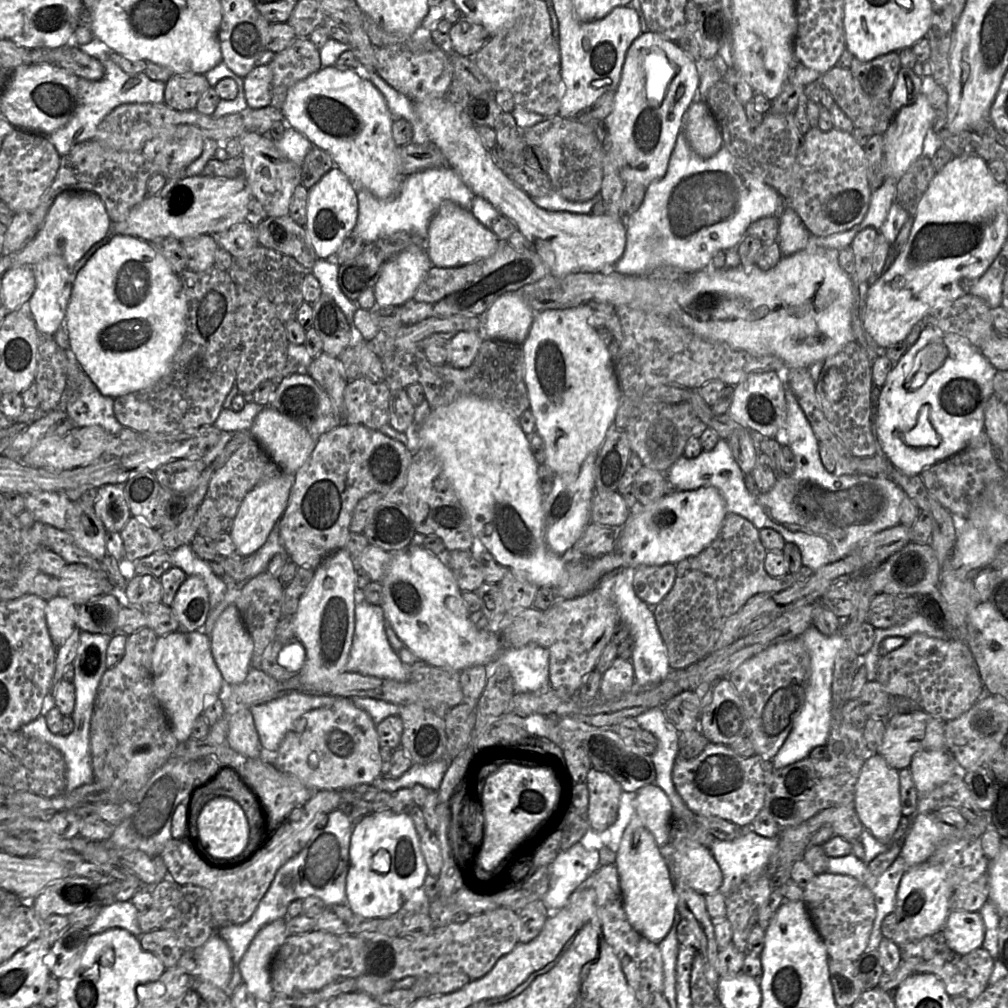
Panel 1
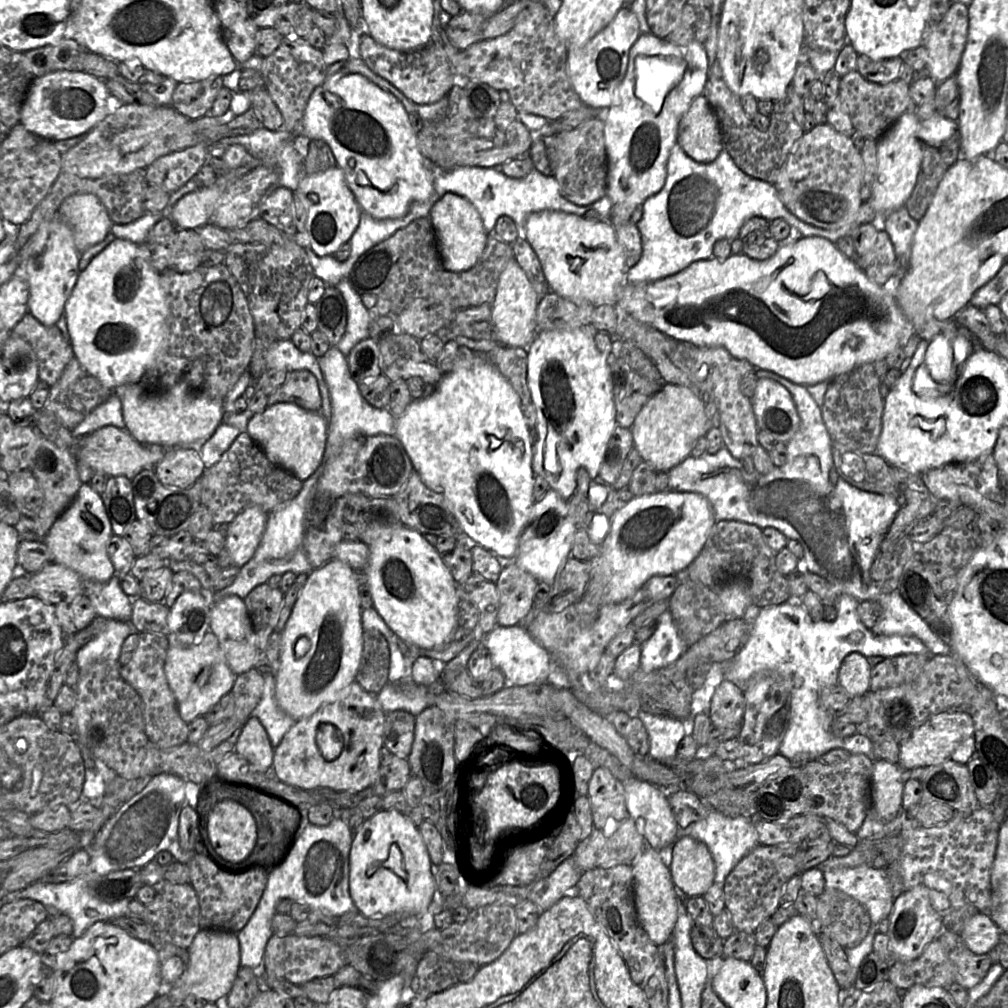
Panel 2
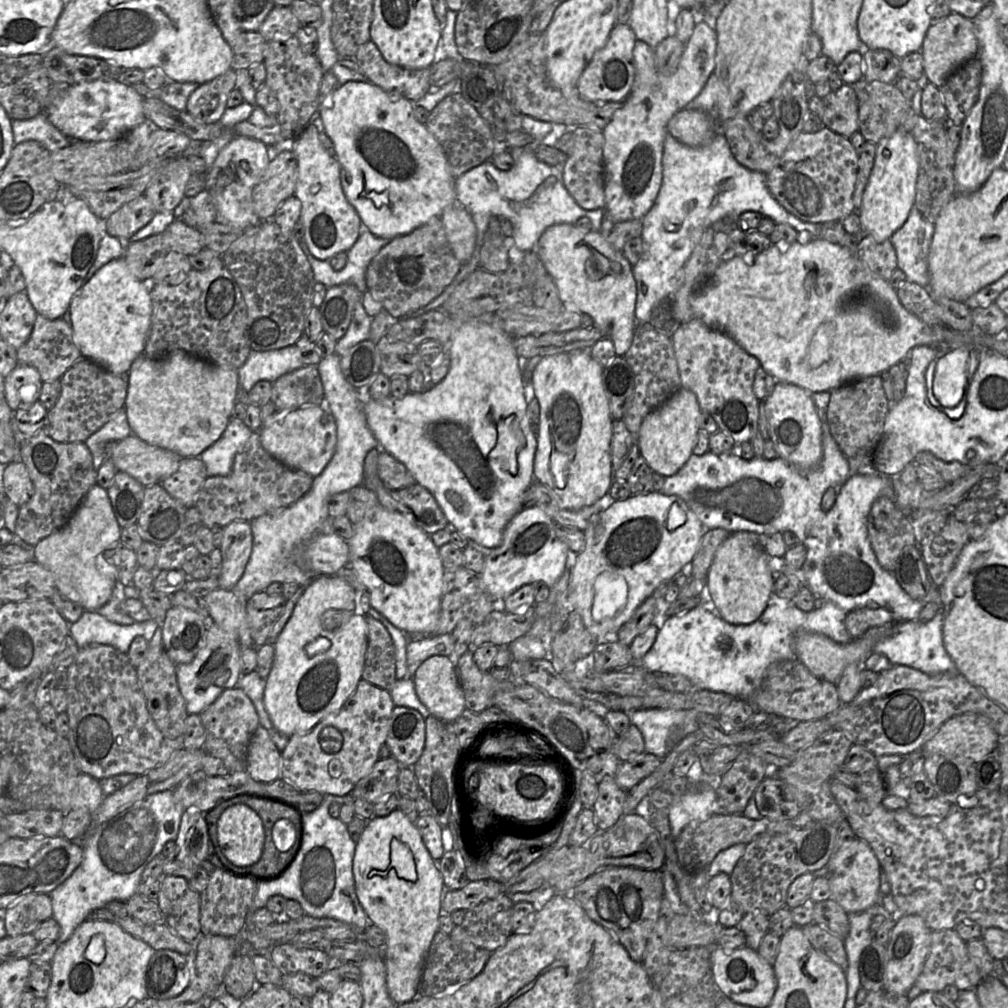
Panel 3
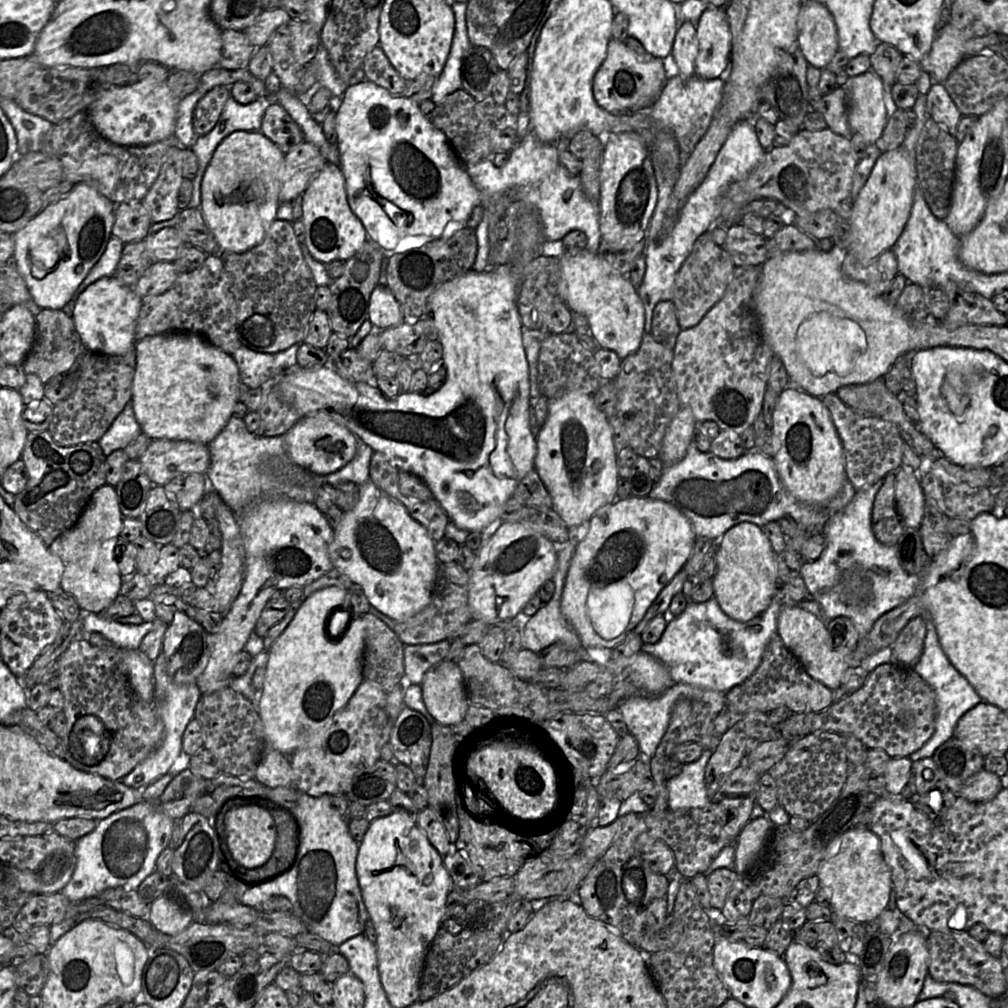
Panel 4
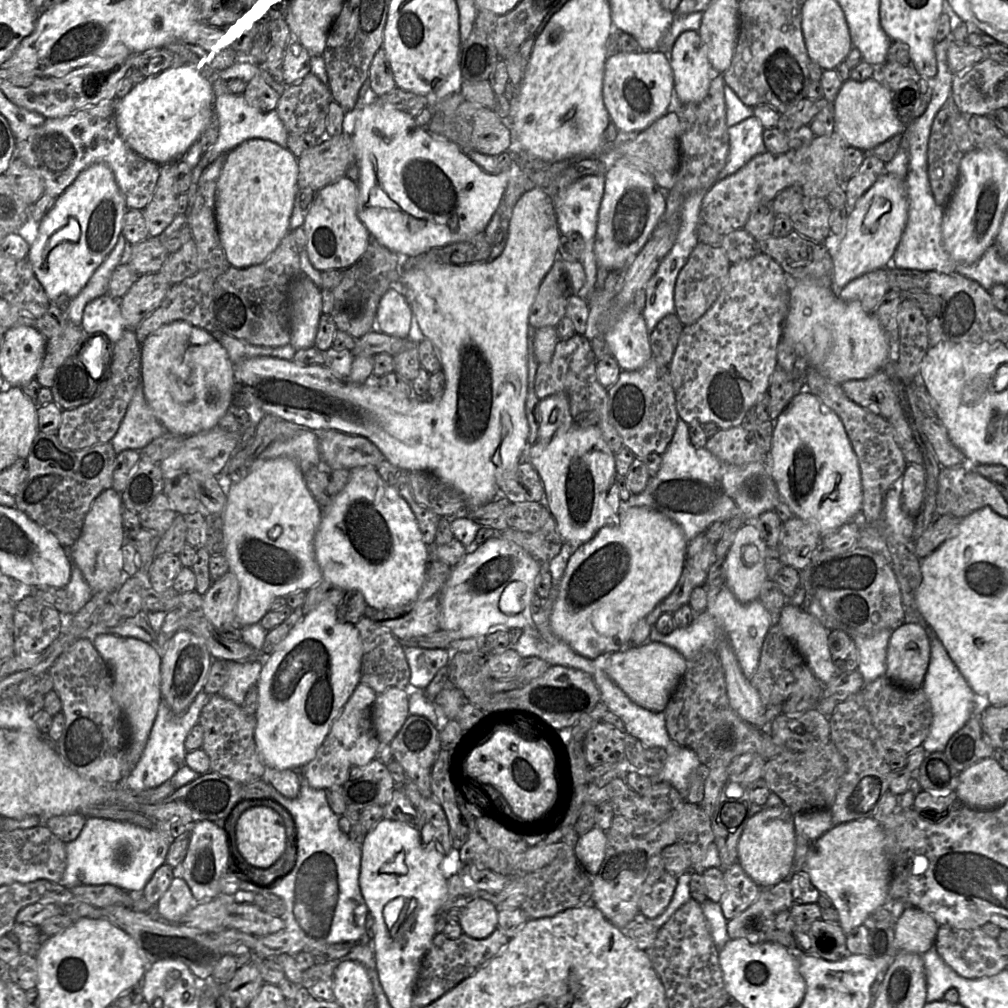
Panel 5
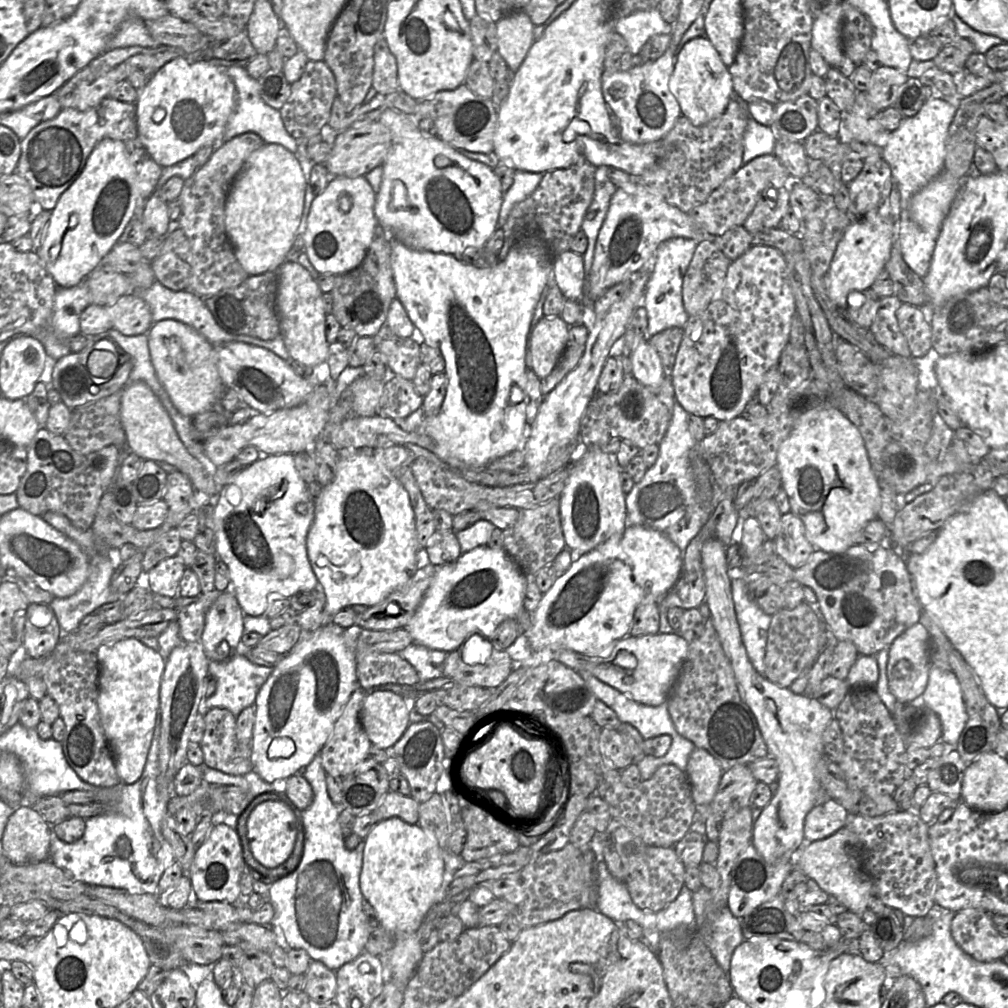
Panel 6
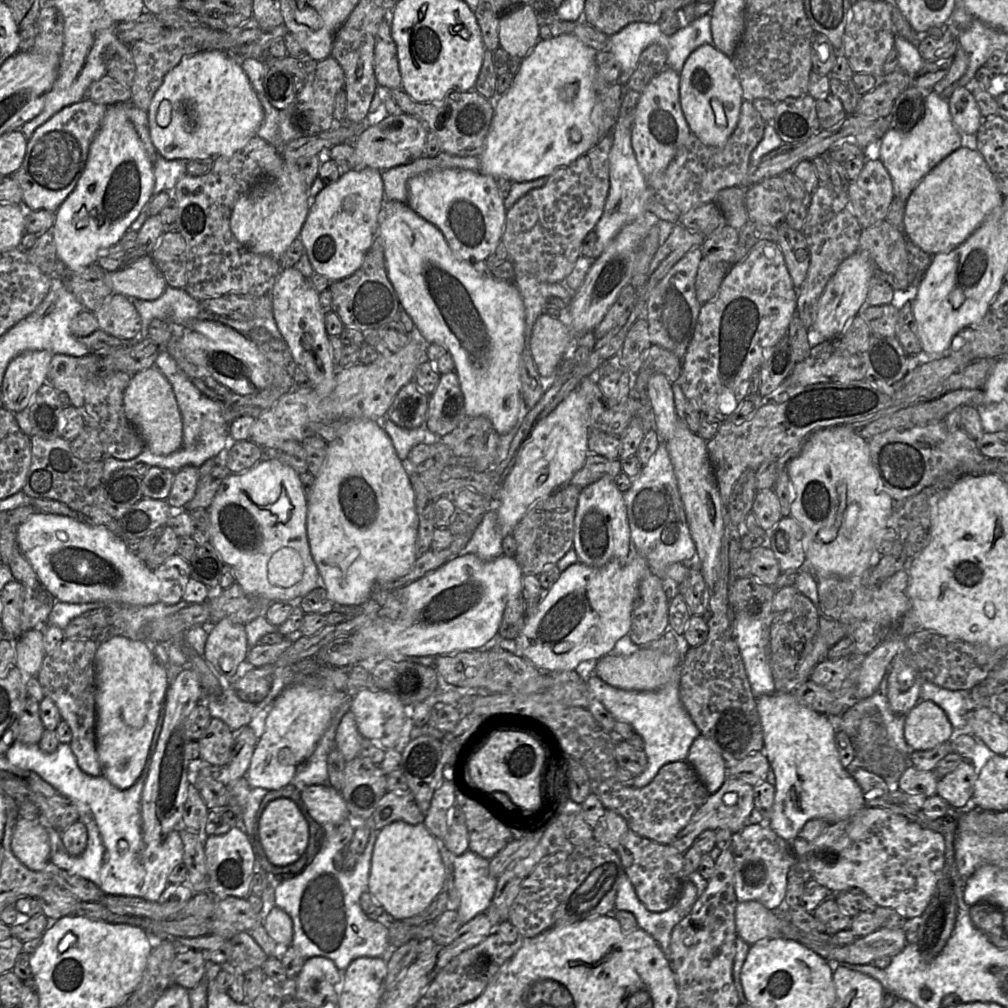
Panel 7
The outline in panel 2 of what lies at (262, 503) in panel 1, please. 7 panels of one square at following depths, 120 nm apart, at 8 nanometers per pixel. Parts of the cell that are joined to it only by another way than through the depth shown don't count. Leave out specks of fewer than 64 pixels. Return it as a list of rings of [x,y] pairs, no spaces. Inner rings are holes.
[[[259,506],[240,512],[232,522],[226,536],[226,549],[233,565],[241,568],[254,555],[263,536],[268,513]]]

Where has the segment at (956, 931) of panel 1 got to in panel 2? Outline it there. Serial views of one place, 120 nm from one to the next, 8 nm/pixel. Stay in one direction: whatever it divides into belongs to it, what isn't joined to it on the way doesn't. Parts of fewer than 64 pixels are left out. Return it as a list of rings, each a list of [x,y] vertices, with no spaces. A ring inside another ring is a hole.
[[[976,913],[959,934],[967,948],[975,954],[987,954],[999,943],[1001,930],[986,913]]]

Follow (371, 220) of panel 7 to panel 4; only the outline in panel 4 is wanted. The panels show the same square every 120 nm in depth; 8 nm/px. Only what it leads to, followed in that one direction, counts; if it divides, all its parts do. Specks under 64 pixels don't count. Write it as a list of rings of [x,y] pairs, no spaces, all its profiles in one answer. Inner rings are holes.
[[[326,162],[322,171],[311,181],[302,194],[305,243],[311,256],[323,263],[334,260],[347,261],[358,252],[367,240],[367,231],[351,210],[346,191],[346,181],[339,165]]]

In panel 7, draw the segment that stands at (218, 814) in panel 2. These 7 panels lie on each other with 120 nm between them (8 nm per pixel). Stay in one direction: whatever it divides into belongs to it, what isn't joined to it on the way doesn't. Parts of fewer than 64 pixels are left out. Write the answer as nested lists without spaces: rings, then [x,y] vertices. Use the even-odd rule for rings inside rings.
[[[288,798],[271,801],[261,814],[258,823],[259,840],[268,860],[275,866],[287,866],[305,853],[309,843],[309,825],[298,808]]]

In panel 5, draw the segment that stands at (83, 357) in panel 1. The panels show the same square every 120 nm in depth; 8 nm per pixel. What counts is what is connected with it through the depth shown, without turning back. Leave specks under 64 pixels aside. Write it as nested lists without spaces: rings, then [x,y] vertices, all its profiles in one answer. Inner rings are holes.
[[[107,294],[90,301],[83,310],[80,328],[86,337],[100,334],[110,343],[118,341],[126,330],[119,301]]]

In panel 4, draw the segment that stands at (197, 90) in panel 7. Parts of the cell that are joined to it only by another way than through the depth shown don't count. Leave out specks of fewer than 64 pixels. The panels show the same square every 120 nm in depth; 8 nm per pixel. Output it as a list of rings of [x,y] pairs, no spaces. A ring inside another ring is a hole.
[[[139,80],[124,86],[111,86],[86,112],[95,129],[111,143],[122,147],[144,146],[175,134],[179,100],[166,81]]]

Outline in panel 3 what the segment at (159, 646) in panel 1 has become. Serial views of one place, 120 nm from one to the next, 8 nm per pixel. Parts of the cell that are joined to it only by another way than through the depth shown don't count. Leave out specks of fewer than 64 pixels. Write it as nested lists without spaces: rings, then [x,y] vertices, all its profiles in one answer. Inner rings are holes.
[[[215,623],[208,625],[205,645],[187,664],[176,665],[178,686],[186,701],[188,714],[200,714],[226,689],[238,687],[241,673],[241,646],[235,633],[224,631]]]

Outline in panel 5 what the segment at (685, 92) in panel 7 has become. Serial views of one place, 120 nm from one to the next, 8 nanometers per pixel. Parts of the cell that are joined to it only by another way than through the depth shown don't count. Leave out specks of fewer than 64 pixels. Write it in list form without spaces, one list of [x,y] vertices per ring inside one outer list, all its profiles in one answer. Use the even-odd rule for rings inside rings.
[[[693,30],[683,32],[675,41],[671,67],[674,88],[683,103],[703,101],[712,80],[720,75],[712,68],[699,33]]]

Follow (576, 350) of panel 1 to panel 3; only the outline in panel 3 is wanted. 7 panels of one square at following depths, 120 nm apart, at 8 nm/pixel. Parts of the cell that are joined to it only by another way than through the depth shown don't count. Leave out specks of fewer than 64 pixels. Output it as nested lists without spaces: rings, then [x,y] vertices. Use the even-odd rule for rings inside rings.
[[[581,350],[543,356],[532,373],[535,397],[540,405],[534,481],[552,490],[559,499],[559,505],[568,510],[580,510],[596,503],[609,493],[614,479],[611,464],[613,419],[602,380],[603,369],[588,351]]]

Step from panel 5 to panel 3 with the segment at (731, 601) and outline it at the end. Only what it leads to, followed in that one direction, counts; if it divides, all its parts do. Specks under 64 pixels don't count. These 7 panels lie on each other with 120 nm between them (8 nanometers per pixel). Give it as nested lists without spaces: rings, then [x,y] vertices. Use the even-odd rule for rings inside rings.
[[[773,591],[762,615],[753,623],[742,625],[726,622],[710,607],[700,604],[683,614],[665,617],[640,665],[652,673],[684,676],[697,689],[726,693],[752,704],[751,696],[766,669],[777,660],[797,658],[794,640],[799,632],[819,633],[840,644],[853,639],[844,623],[848,612],[832,601],[820,609],[805,612],[792,600],[777,597]]]

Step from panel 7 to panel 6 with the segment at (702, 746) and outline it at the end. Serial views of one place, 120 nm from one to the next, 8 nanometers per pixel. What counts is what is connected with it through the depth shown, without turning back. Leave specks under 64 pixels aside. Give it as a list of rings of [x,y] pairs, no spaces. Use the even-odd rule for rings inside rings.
[[[696,747],[689,756],[686,775],[697,808],[707,806],[715,796],[723,770],[705,749]]]

